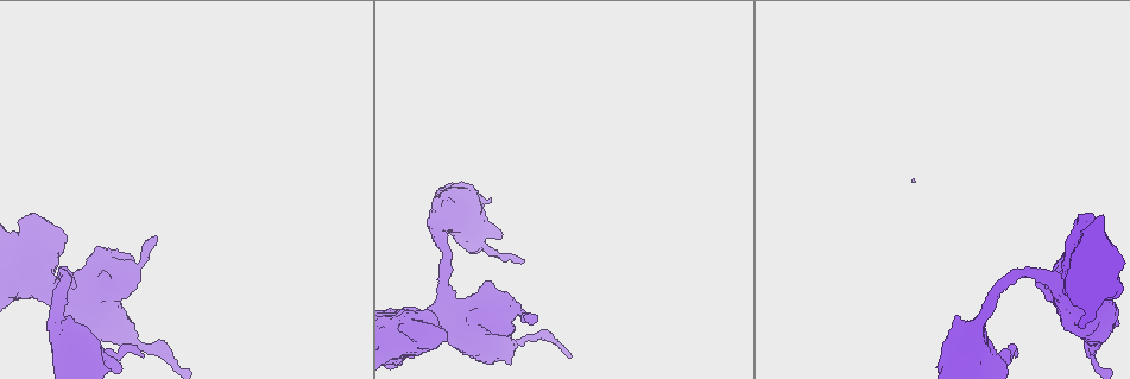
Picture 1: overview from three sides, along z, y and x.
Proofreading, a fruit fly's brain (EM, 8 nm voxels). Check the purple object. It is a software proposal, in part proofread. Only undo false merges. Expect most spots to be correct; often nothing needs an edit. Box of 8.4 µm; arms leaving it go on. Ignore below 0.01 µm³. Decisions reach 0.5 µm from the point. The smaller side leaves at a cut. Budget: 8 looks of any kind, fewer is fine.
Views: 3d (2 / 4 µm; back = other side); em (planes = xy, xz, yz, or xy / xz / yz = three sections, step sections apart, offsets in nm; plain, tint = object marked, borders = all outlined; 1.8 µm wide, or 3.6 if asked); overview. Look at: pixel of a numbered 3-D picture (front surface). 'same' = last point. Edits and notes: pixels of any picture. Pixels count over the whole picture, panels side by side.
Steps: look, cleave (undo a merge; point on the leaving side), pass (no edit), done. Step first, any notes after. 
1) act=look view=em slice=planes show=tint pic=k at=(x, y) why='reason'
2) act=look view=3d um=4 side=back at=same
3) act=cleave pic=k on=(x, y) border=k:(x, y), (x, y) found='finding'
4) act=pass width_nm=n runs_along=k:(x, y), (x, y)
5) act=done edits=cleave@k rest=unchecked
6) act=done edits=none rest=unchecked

act=look view=em um=3.6 slice=xy step=8 show=tint pic=1 at=(27, 255) why='sudden change in width'

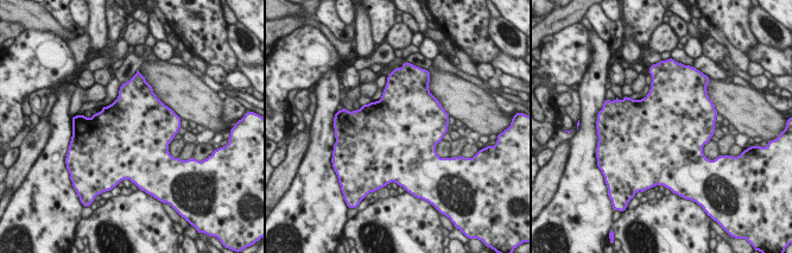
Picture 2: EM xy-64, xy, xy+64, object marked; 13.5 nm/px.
act=look view=em um=3.6 slice=planes show=borders at=same

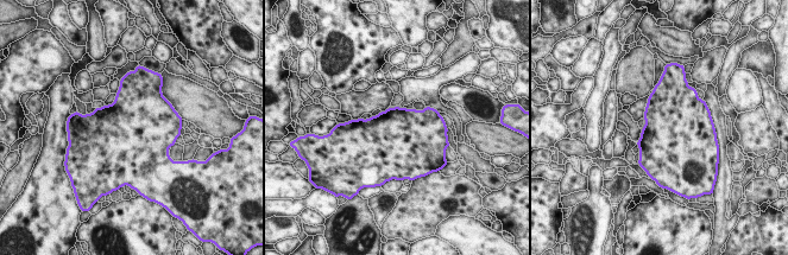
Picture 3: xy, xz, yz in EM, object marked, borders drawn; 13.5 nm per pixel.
act=pass width_nm=850 found='one neuron here'

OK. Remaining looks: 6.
act=look view=3d um=4 pic=1 at=(535, 339) why='thick turns thin'

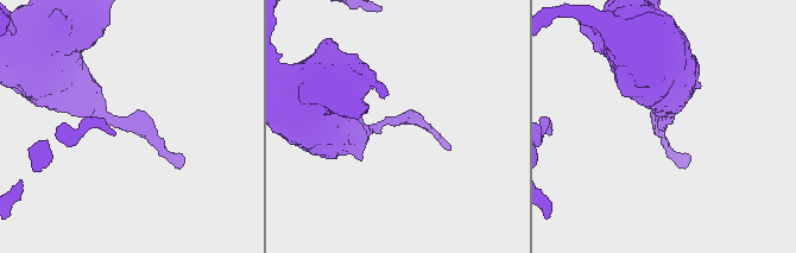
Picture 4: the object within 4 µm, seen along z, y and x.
act=look view=em slice=planes show=tint pic=4 at=(130, 124)

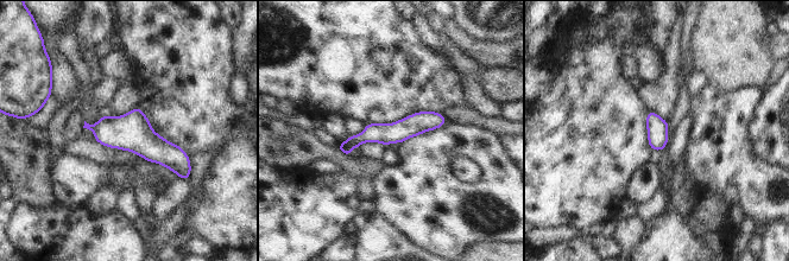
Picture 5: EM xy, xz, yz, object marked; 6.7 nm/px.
act=pass runs_along=5:(442, 120), (341, 146) found='all the same neuron'

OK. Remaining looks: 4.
act=done edits=none rest=unchecked

